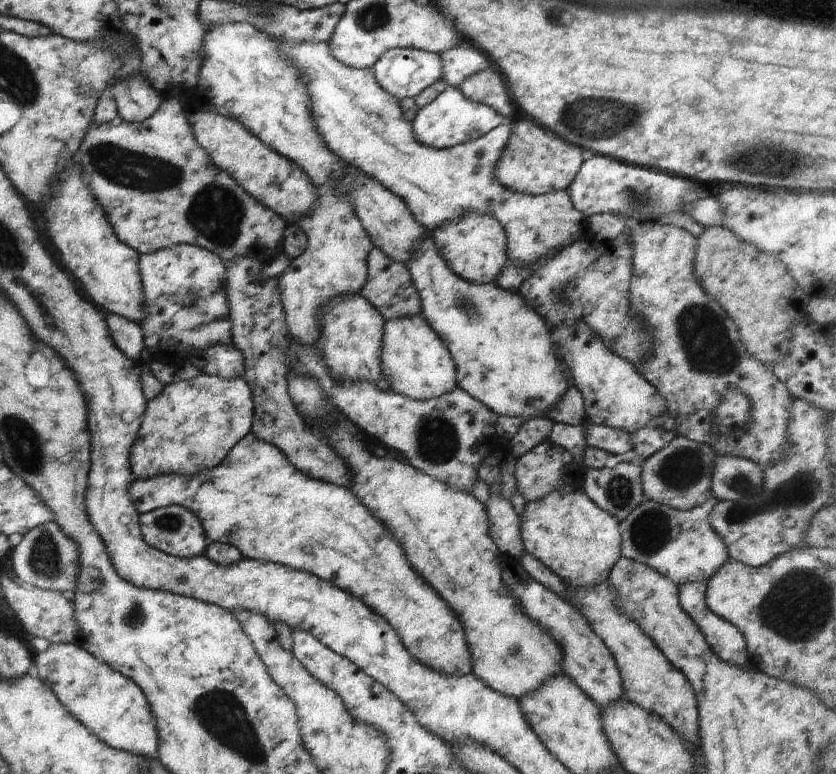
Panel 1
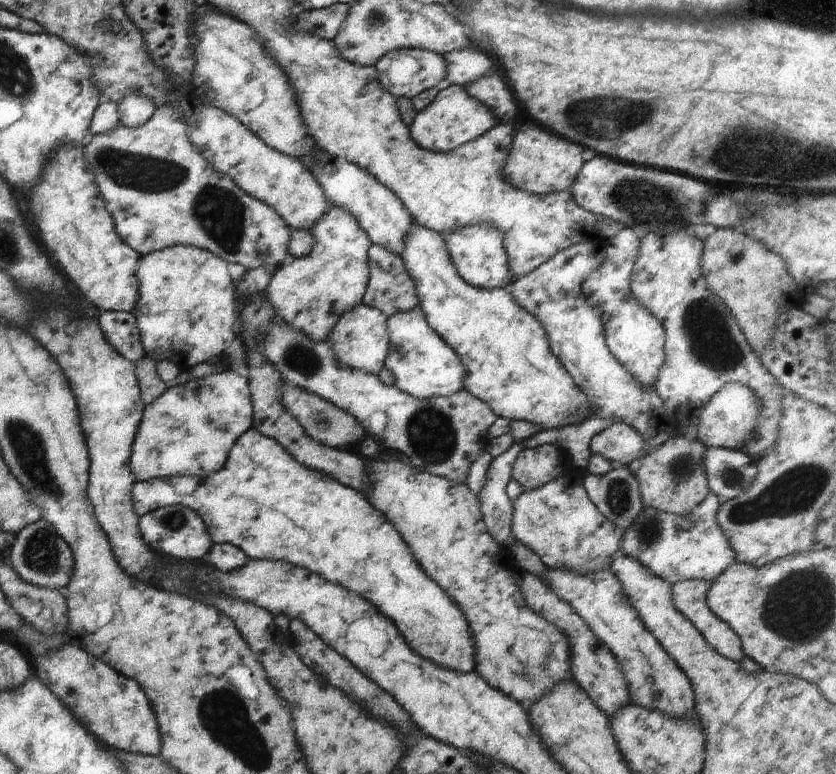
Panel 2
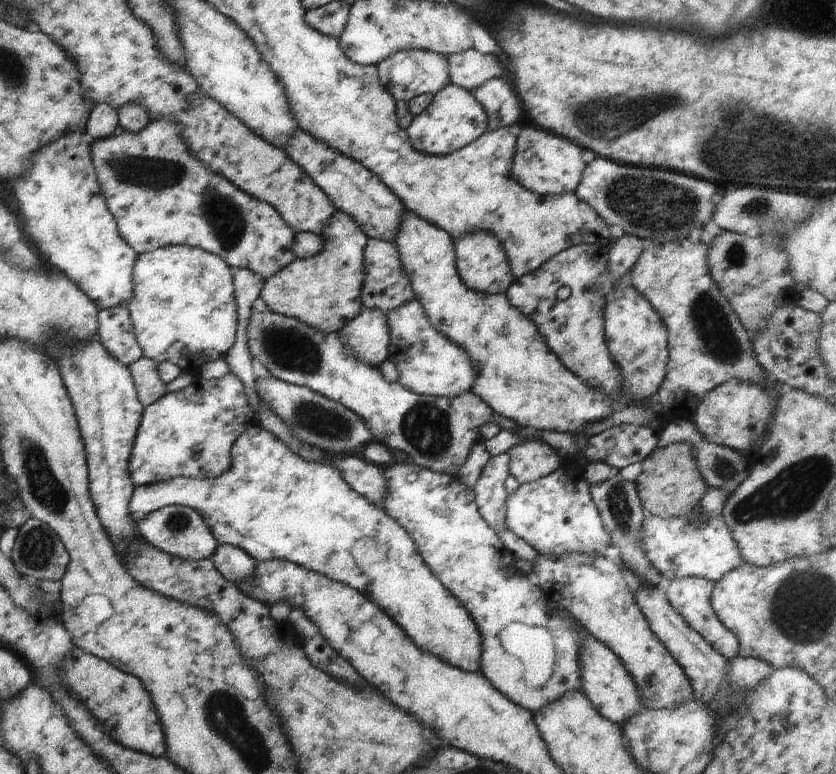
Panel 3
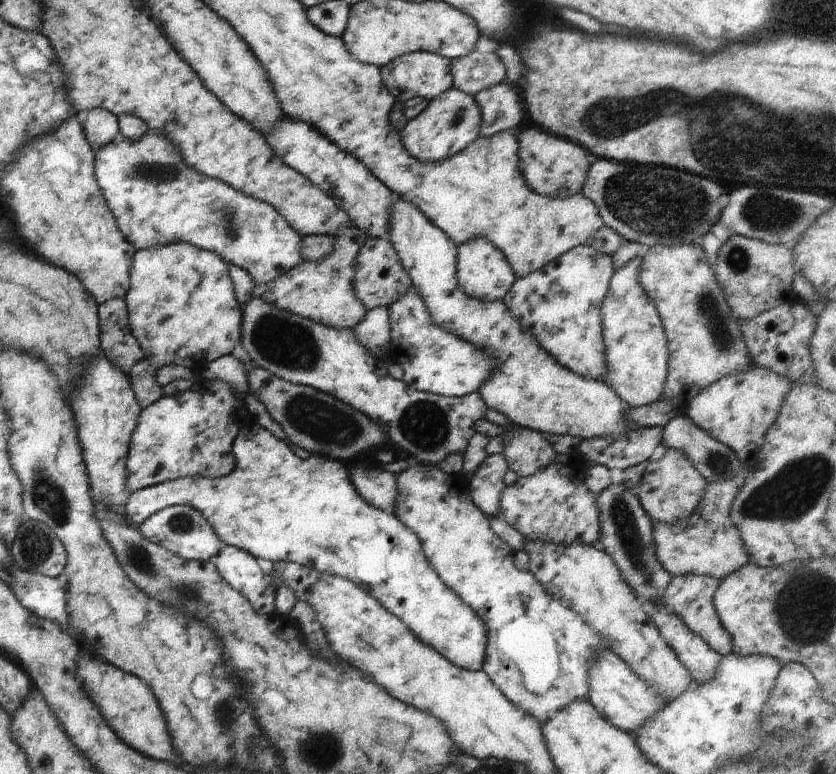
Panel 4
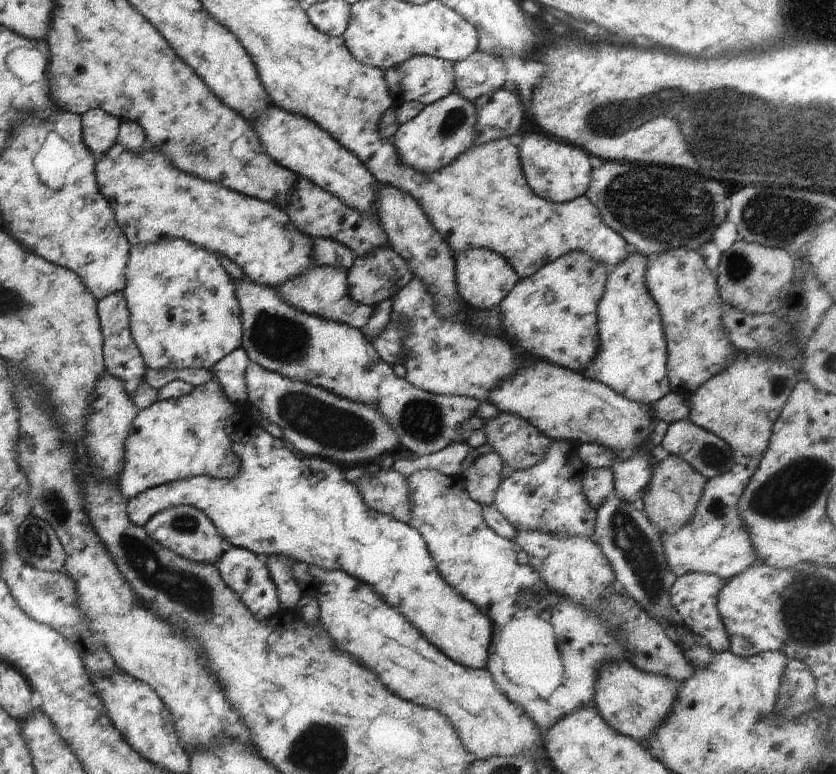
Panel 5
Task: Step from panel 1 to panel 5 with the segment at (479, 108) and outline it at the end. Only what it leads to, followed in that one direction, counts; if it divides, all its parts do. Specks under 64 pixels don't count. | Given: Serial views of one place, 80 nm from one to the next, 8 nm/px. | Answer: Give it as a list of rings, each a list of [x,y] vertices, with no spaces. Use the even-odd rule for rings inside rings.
[[[453,90],[446,97],[425,105],[419,114],[416,114],[411,120],[401,123],[392,136],[391,144],[395,147],[401,164],[411,167],[417,174],[435,172],[447,166],[458,154],[461,154],[472,144],[475,118],[476,112],[473,102],[464,99]]]

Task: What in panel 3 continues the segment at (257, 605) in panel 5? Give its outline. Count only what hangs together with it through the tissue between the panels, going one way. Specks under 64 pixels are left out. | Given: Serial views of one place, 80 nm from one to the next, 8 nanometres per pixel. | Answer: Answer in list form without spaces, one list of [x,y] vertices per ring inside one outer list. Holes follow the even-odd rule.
[[[217,545],[209,556],[215,570],[233,584],[248,581],[254,577],[254,564],[256,560],[247,556],[243,550],[236,546]]]

